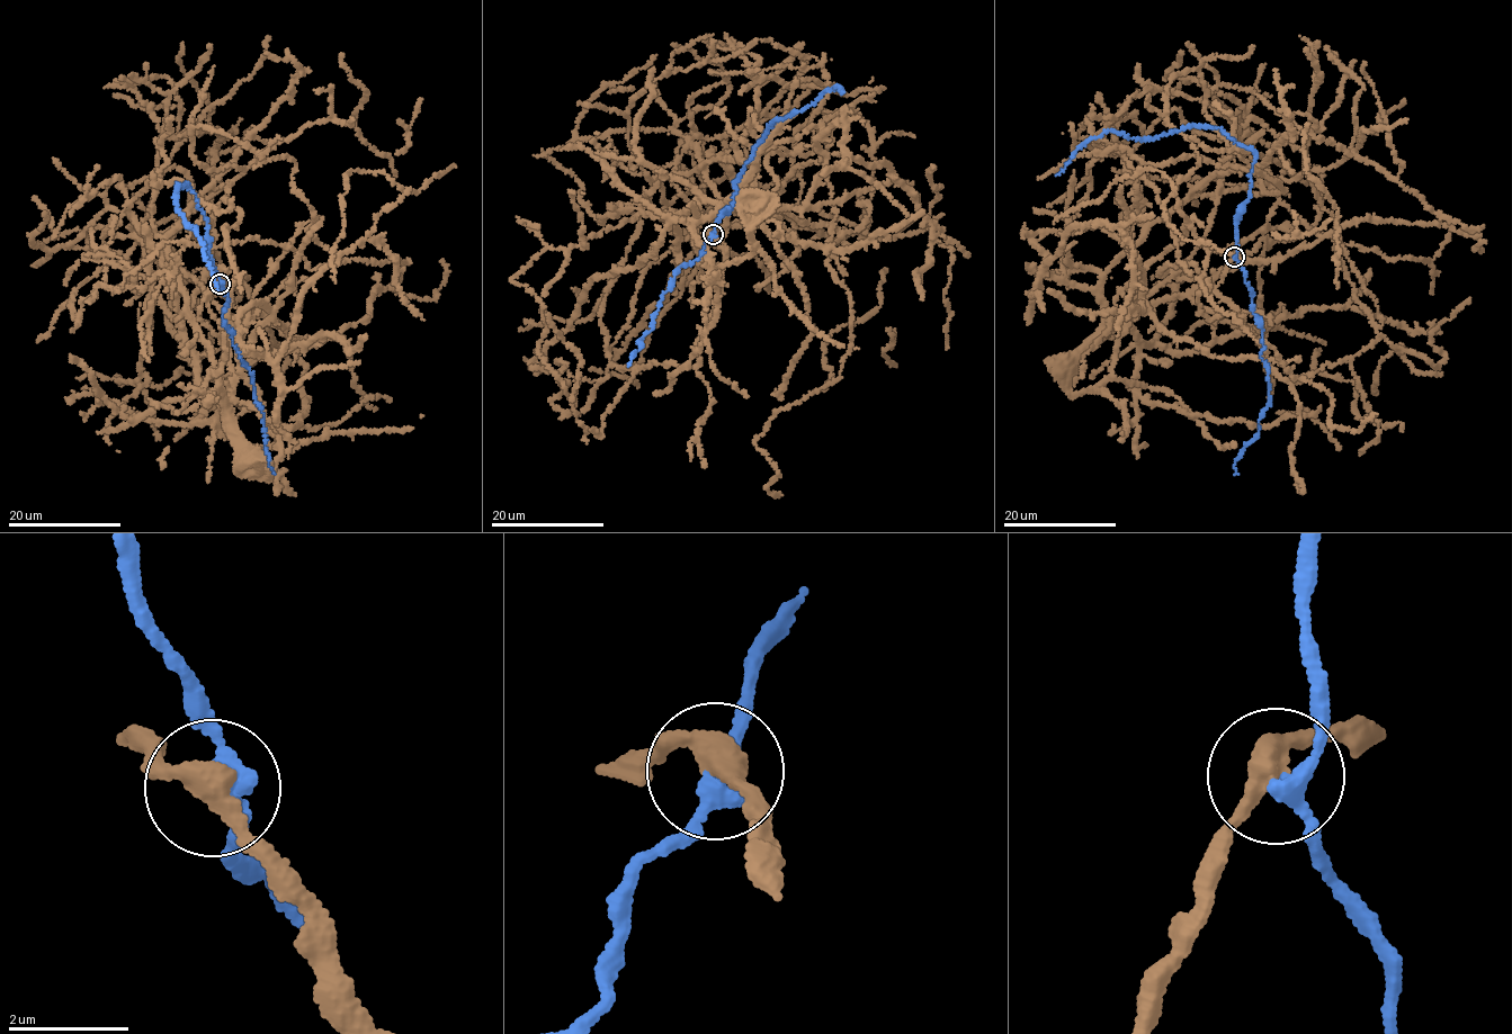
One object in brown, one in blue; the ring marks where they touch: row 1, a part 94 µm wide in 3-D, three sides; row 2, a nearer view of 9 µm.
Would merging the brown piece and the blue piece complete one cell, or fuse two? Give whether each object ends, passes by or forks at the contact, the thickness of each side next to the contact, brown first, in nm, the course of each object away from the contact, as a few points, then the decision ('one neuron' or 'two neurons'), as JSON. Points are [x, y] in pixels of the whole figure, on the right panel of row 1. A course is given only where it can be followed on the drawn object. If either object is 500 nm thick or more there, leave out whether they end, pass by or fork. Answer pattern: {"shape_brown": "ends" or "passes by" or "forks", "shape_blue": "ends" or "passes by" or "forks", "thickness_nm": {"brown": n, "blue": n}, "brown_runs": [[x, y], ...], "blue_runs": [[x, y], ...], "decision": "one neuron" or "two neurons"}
{"shape_brown": "passes by", "shape_blue": "passes by", "thickness_nm": {"brown": 360, "blue": 300}, "brown_runs": [[1234, 257], [1217, 293], [1278, 377], [1380, 336], [1180, 72], [1207, 297], [1331, 425], [1378, 413]], "blue_runs": [[1235, 255], [1237, 210], [1255, 159], [1217, 129], [1186, 126], [1145, 141], [1107, 132], [1056, 176]], "decision": "two neurons"}

